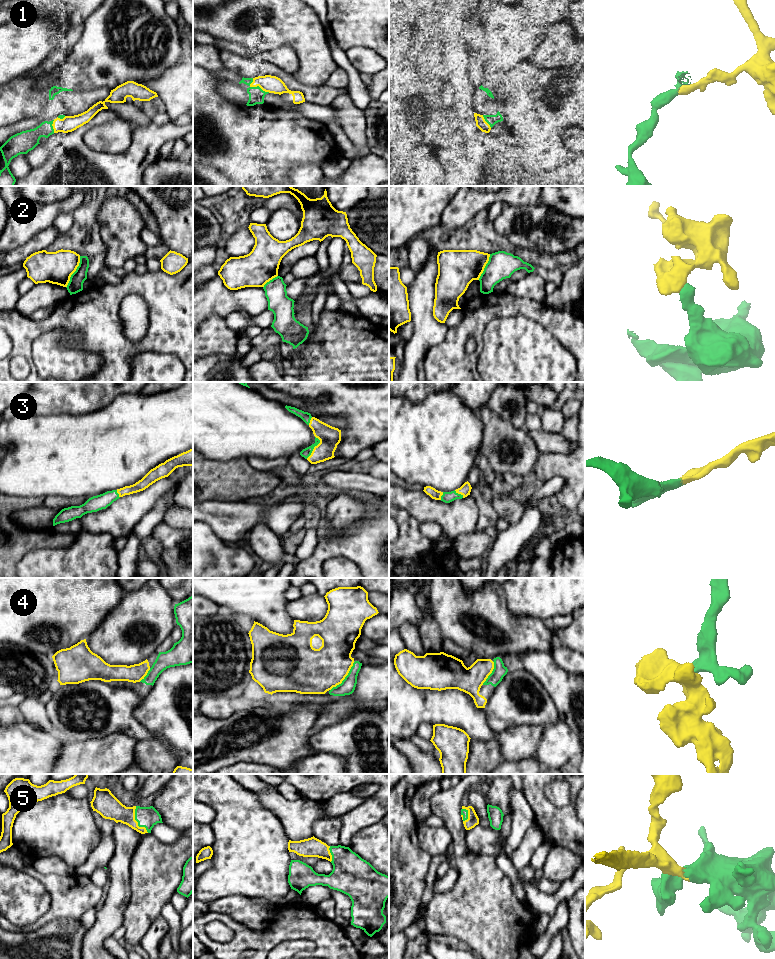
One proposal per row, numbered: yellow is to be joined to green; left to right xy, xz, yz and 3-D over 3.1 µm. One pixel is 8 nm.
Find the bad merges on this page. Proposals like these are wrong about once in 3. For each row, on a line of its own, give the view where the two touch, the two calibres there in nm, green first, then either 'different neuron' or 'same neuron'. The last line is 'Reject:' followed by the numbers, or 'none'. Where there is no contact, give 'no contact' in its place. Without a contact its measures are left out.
1: xz | 130/140 nm | same neuron
2: xy | 120/260 nm | different neuron
3: xz | 70/170 nm | same neuron
4: xz | 120/360 nm | same neuron
5: xy | 170/190 nm | same neuron
Reject: 2

